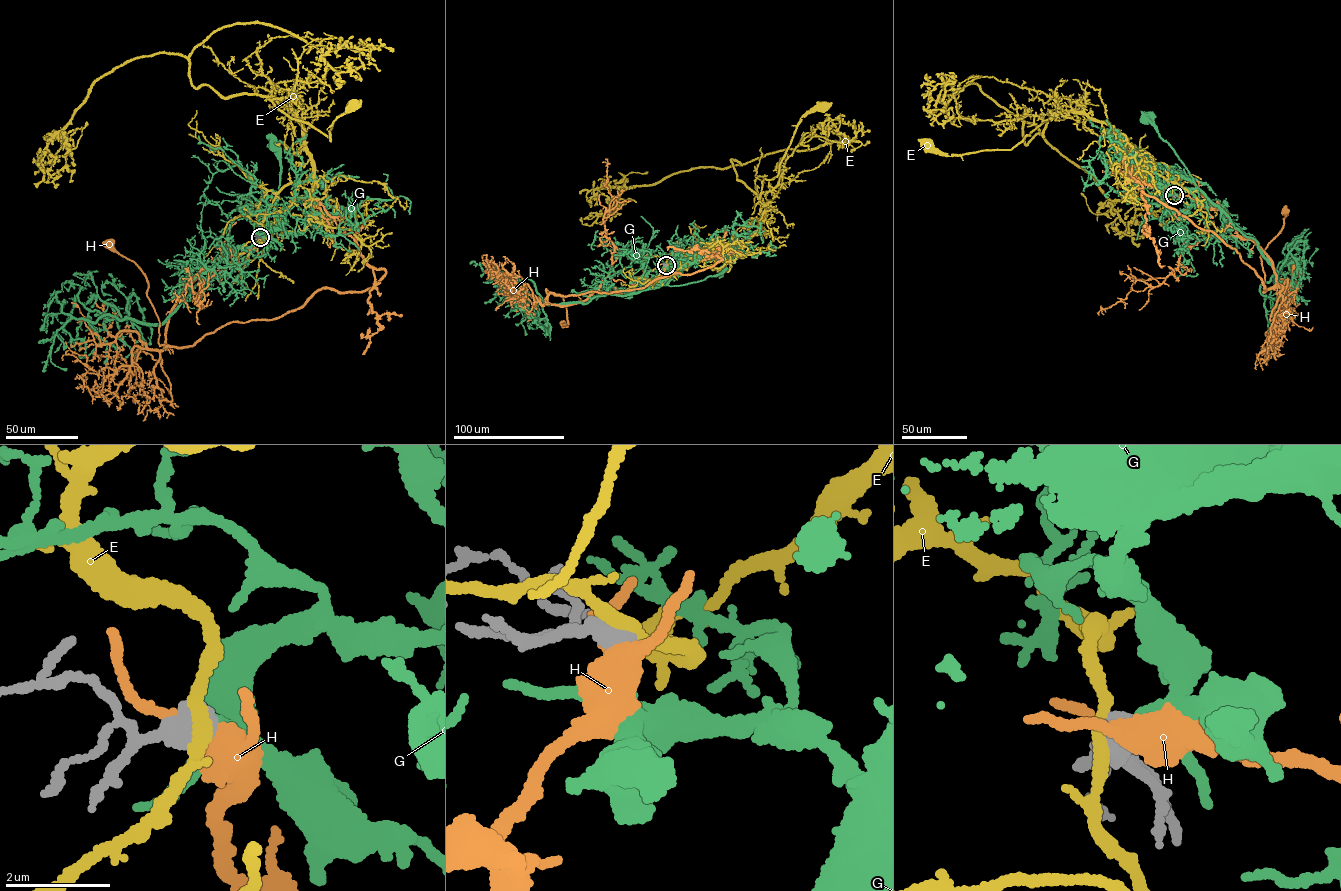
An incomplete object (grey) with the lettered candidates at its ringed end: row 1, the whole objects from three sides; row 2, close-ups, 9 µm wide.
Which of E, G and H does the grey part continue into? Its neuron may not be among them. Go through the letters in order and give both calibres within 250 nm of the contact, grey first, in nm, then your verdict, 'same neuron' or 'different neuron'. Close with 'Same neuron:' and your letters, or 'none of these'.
E: 600 nm thick on the grey side, 240 nm on the other; different neuron
G: 550 nm thick on the grey side, 200 nm on the other; same neuron
H: 600 nm thick on the grey side, 360 nm on the other; different neuron
Same neuron: G

